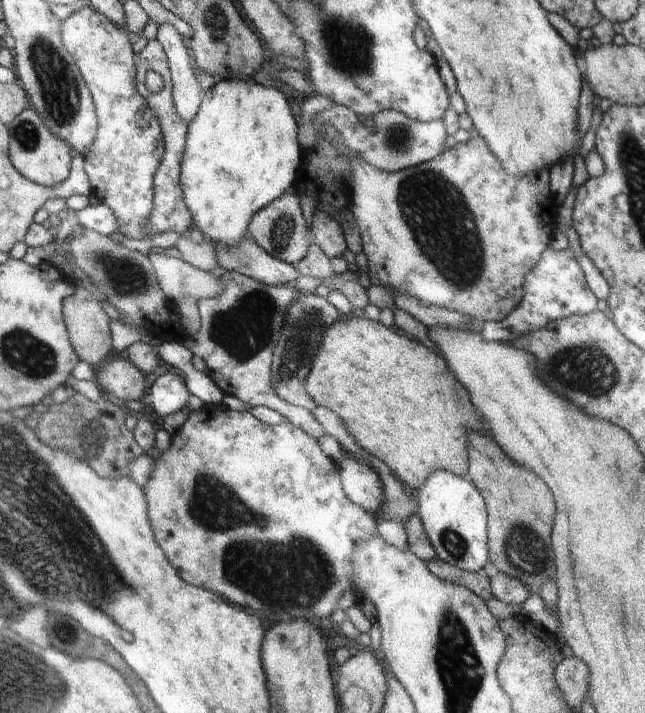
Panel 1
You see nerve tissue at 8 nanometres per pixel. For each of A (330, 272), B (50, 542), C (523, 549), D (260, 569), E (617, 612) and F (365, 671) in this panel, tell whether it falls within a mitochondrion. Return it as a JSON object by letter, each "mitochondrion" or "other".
{"A":"other","B":"mitochondrion","C":"mitochondrion","D":"mitochondrion","E":"other","F":"other"}

